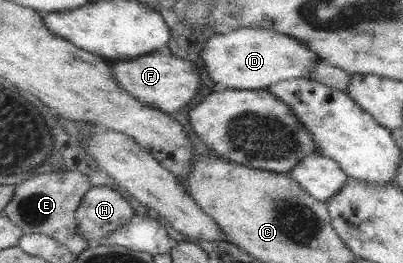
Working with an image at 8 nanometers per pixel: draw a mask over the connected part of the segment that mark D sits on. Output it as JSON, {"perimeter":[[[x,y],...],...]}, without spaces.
{"perimeter":[[[256,27],[233,29],[208,38],[200,56],[213,82],[240,90],[267,89],[282,80],[310,77],[315,66],[322,62],[311,44],[277,30]]]}

